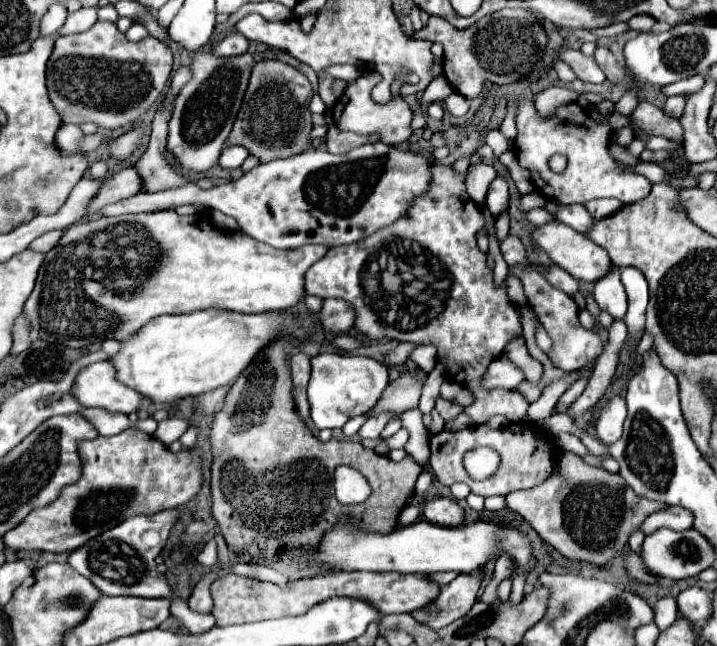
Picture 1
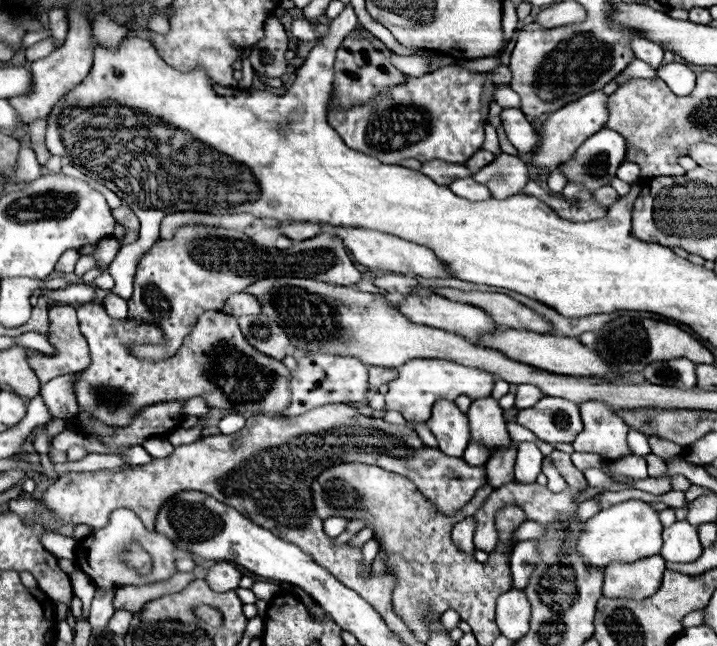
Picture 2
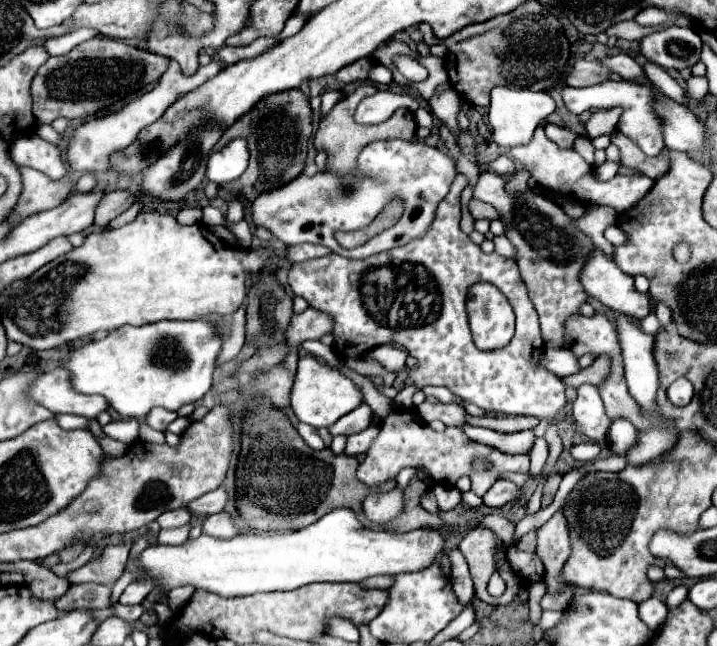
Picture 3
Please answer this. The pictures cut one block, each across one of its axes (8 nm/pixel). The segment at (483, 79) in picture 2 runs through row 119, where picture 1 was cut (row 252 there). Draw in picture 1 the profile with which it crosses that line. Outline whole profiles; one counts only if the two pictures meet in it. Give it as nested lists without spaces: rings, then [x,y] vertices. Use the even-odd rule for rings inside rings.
[[[434,164],[434,182],[430,182],[430,192],[414,200],[414,208],[410,208],[410,212],[402,216],[398,224],[382,228],[382,232],[376,232],[376,236],[360,240],[358,244],[330,248],[326,256],[306,272],[304,288],[306,294],[318,298],[342,298],[344,302],[348,302],[356,312],[354,328],[368,338],[380,340],[386,336],[398,342],[436,346],[438,358],[444,360],[446,380],[456,382],[474,394],[474,402],[464,408],[474,424],[484,424],[494,414],[502,414],[510,422],[518,422],[526,416],[526,408],[530,404],[528,398],[522,396],[518,390],[486,390],[482,386],[482,378],[490,362],[502,356],[512,340],[522,336],[522,324],[518,306],[510,300],[506,292],[506,282],[494,282],[494,274],[486,264],[486,254],[482,254],[476,246],[476,232],[484,228],[484,216],[478,210],[478,204],[474,204],[474,200],[470,200],[470,196],[466,194],[466,174],[468,172],[456,172],[452,166]],[[388,274],[398,276],[398,286],[394,284],[390,286],[390,290],[386,290],[386,284],[392,284],[388,282]]]

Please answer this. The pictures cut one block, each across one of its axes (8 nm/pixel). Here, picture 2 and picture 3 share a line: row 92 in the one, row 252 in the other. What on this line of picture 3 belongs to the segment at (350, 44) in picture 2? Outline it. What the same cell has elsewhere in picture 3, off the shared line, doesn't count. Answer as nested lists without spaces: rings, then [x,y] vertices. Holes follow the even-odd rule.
[[[382,140],[372,142],[360,152],[360,164],[356,164],[354,172],[344,176],[334,176],[334,172],[318,172],[314,176],[296,176],[288,184],[276,190],[262,192],[250,204],[252,224],[268,229],[275,238],[286,246],[300,243],[322,244],[332,252],[346,258],[366,258],[378,252],[386,252],[390,248],[408,244],[410,240],[426,234],[426,228],[434,220],[434,212],[438,202],[450,190],[450,184],[456,176],[456,164],[450,156],[440,152],[426,142],[404,142],[404,140]],[[382,152],[394,152],[394,156],[380,156]],[[290,192],[290,194],[288,194]],[[390,200],[402,200],[404,214],[402,218],[382,234],[374,236],[368,244],[358,246],[354,250],[346,250],[336,244],[336,232],[350,232],[366,228],[378,214],[380,206],[386,206]],[[258,204],[258,208],[254,208]],[[286,220],[286,222],[284,222]],[[326,232],[326,242],[324,240]]]

